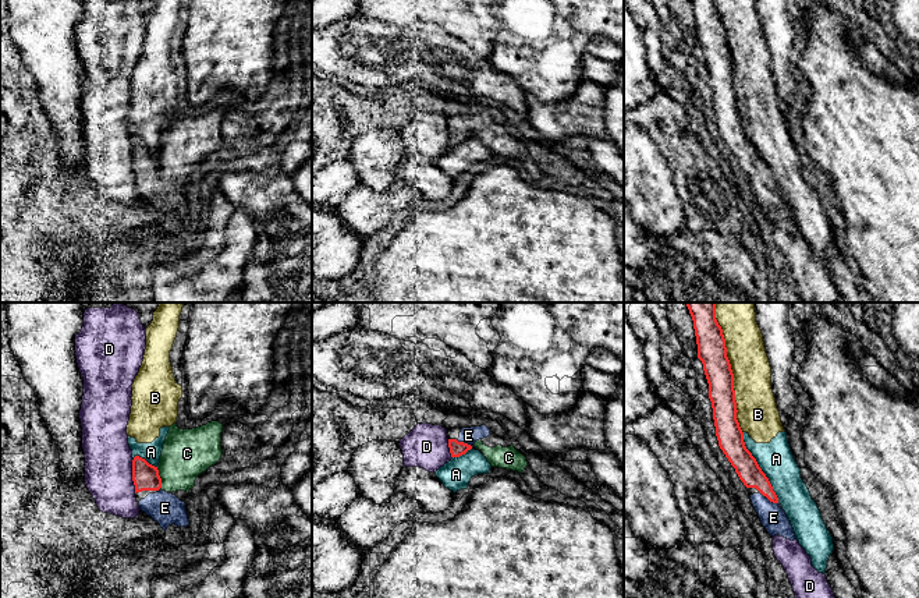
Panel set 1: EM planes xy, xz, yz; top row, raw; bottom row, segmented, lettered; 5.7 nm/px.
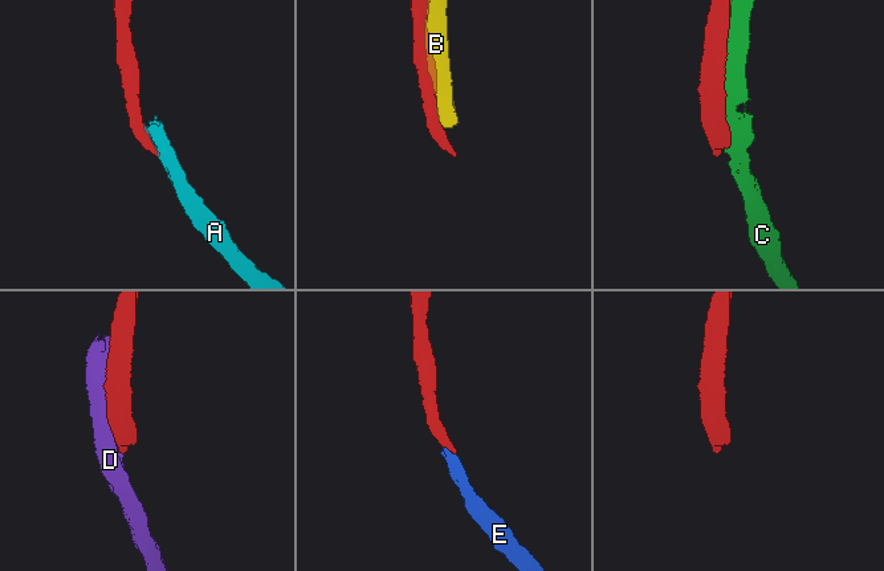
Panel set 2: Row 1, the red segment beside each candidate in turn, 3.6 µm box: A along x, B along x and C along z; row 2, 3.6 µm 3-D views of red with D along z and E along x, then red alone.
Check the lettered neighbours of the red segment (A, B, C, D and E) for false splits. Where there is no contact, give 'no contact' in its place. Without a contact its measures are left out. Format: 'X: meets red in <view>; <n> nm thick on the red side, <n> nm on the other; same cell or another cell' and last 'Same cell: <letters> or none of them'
A: meets red in yz; 150 nm thick on the red side, 200 nm on the other; another cell
B: meets red in yz; 170 nm thick on the red side, 220 nm on the other; another cell
C: meets red in xy; 150 nm thick on the red side, 280 nm on the other; another cell
D: meets red in xy; 150 nm thick on the red side, 280 nm on the other; another cell
E: meets red in yz; 140 nm thick on the red side, 150 nm on the other; same cell
Same cell: E

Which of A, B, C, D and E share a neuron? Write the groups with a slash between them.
A B / C / D / E

